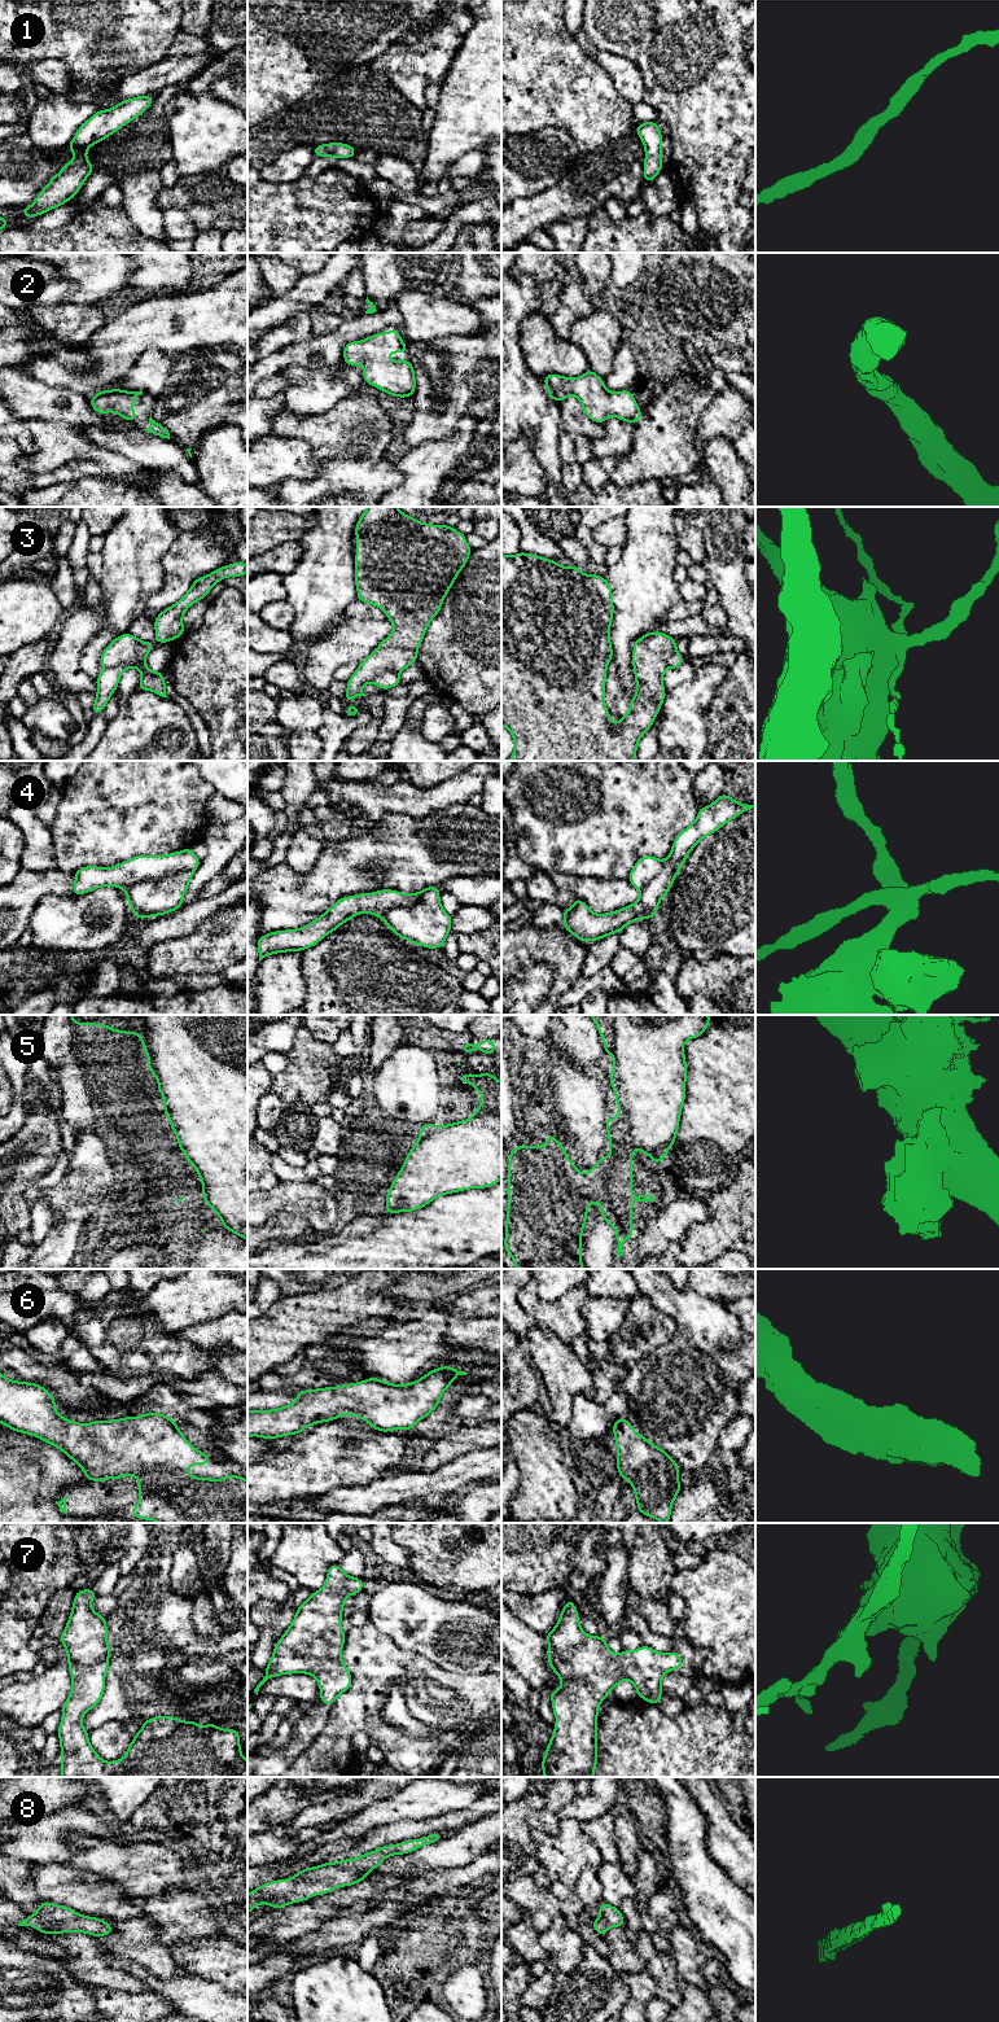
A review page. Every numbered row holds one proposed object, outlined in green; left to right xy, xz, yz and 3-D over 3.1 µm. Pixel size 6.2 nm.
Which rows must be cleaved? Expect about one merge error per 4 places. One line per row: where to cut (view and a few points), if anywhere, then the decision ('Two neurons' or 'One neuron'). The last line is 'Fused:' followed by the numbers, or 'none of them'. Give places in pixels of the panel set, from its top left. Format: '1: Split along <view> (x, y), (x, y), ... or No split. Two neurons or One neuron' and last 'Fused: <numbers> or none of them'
1: No split. One neuron
2: No split. One neuron
3: Split along xy (141, 642), (137, 653), (130, 661), (105, 668). Two neurons
4: Split along xy (192, 870), (174, 872), (158, 880), (140, 880), (125, 891). Two neurons
5: No split. One neuron
6: No split. One neuron
7: No split. One neuron
8: No split. One neuron
Fused: 3, 4

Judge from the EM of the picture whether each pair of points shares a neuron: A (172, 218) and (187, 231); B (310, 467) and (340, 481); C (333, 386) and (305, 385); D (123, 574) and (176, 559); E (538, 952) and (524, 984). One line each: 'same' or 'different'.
A: same
B: different
C: same
D: different
E: different

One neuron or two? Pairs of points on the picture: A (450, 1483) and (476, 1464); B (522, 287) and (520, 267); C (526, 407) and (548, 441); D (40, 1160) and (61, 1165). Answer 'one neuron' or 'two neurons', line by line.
A: one neuron
B: two neurons
C: one neuron
D: two neurons

